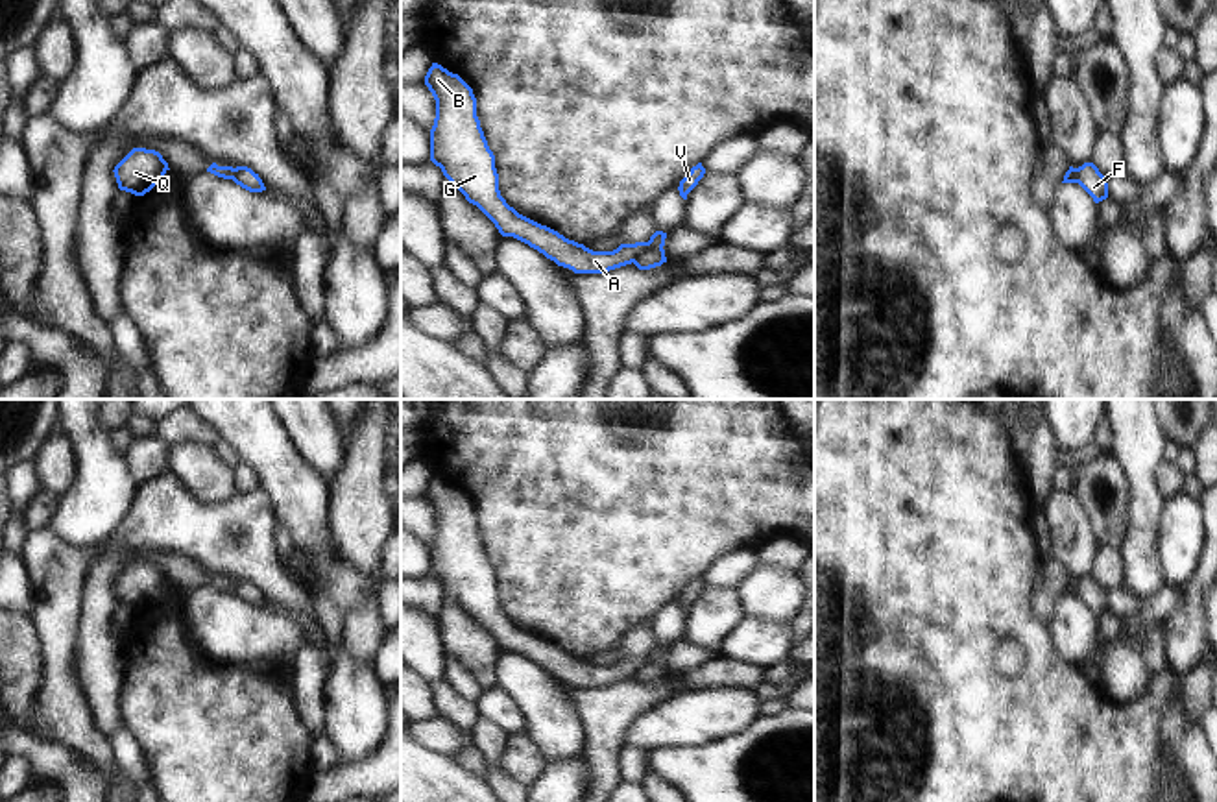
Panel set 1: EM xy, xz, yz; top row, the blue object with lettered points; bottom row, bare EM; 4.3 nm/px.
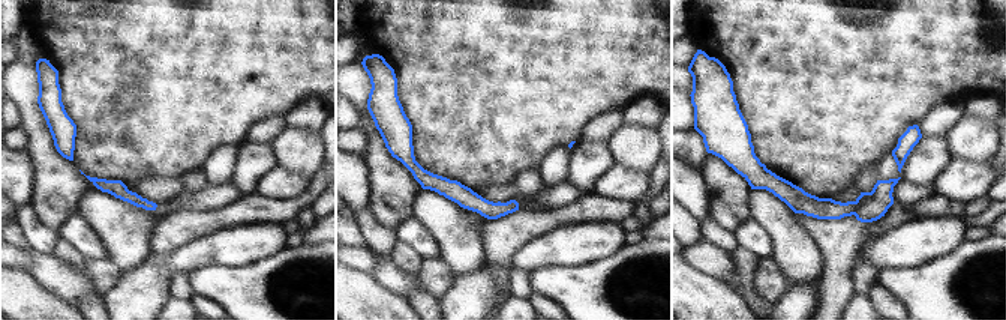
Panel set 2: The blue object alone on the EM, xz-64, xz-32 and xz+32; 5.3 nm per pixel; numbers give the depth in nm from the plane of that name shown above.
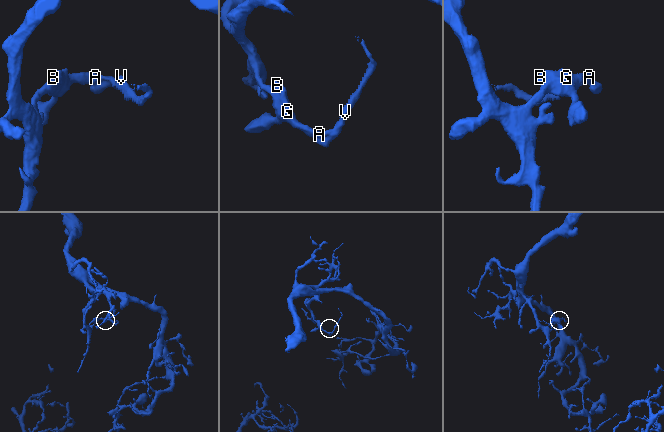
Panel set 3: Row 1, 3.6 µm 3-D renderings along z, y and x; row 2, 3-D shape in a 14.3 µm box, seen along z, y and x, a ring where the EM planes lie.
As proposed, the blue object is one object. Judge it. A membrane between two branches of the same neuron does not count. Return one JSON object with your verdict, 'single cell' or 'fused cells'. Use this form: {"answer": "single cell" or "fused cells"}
{"answer": "fused cells"}

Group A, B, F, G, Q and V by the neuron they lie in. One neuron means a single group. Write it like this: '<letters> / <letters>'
A B G Q / F V

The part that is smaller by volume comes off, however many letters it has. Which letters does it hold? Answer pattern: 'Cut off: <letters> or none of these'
Cut off: F, V

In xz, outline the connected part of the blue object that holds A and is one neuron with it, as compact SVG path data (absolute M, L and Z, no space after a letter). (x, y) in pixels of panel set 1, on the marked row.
M432 63L425 85L436 100L430 129L430 161L476 205L502 237L513 237L574 273L604 273L626 264L648 249L646 242L621 244L613 251L593 251L565 238L506 203L499 190L495 155L476 116L473 89L438 63Z

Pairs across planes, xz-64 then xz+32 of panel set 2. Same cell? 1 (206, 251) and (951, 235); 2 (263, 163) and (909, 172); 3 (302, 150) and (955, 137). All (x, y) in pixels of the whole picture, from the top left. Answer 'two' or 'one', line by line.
1: one
2: one
3: one

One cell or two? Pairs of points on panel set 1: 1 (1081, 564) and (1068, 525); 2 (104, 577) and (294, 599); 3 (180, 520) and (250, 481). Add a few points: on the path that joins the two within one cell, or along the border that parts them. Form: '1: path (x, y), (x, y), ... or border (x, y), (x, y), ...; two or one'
1: path (1077, 555), (1072, 534); one
2: path (143, 536), (216, 536), (233, 540), (244, 551); one
3: border (257, 486), (237, 494); two

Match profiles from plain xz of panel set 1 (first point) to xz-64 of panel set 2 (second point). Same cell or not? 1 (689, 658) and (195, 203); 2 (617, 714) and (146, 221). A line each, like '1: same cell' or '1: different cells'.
1: same cell
2: different cells

